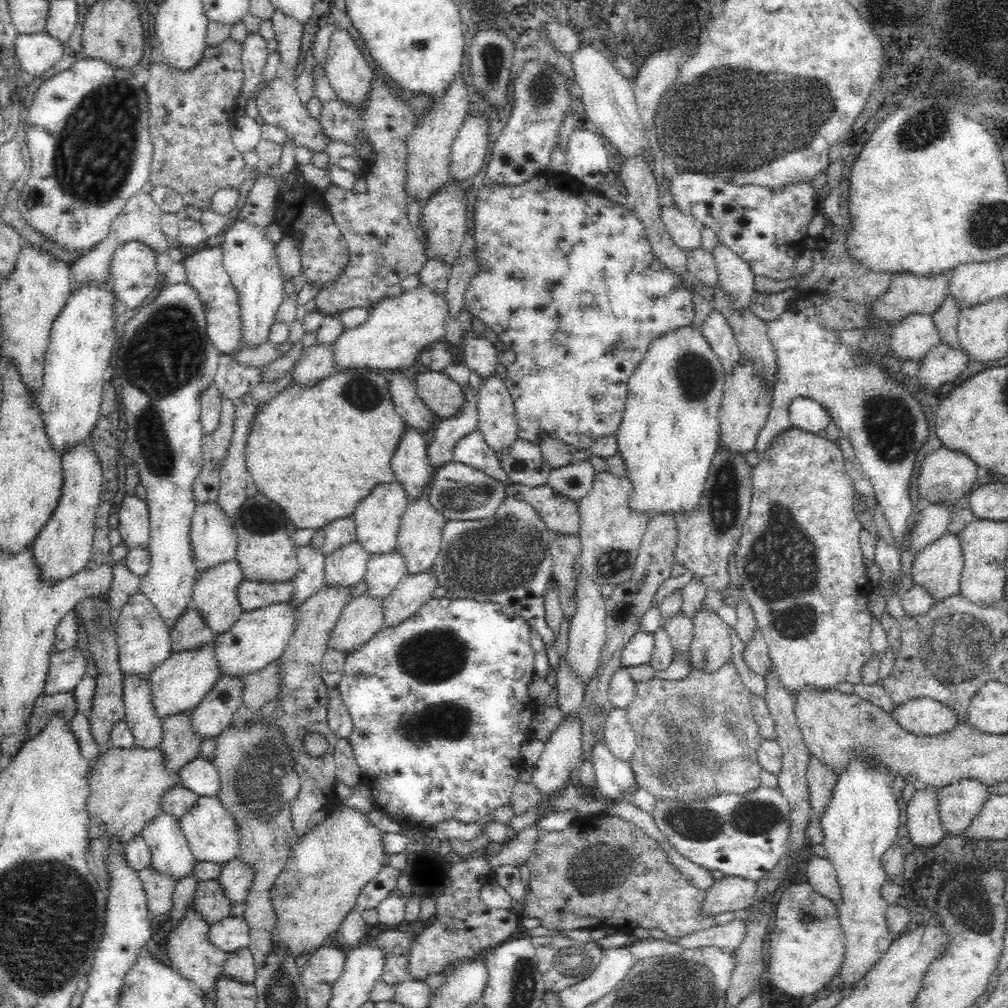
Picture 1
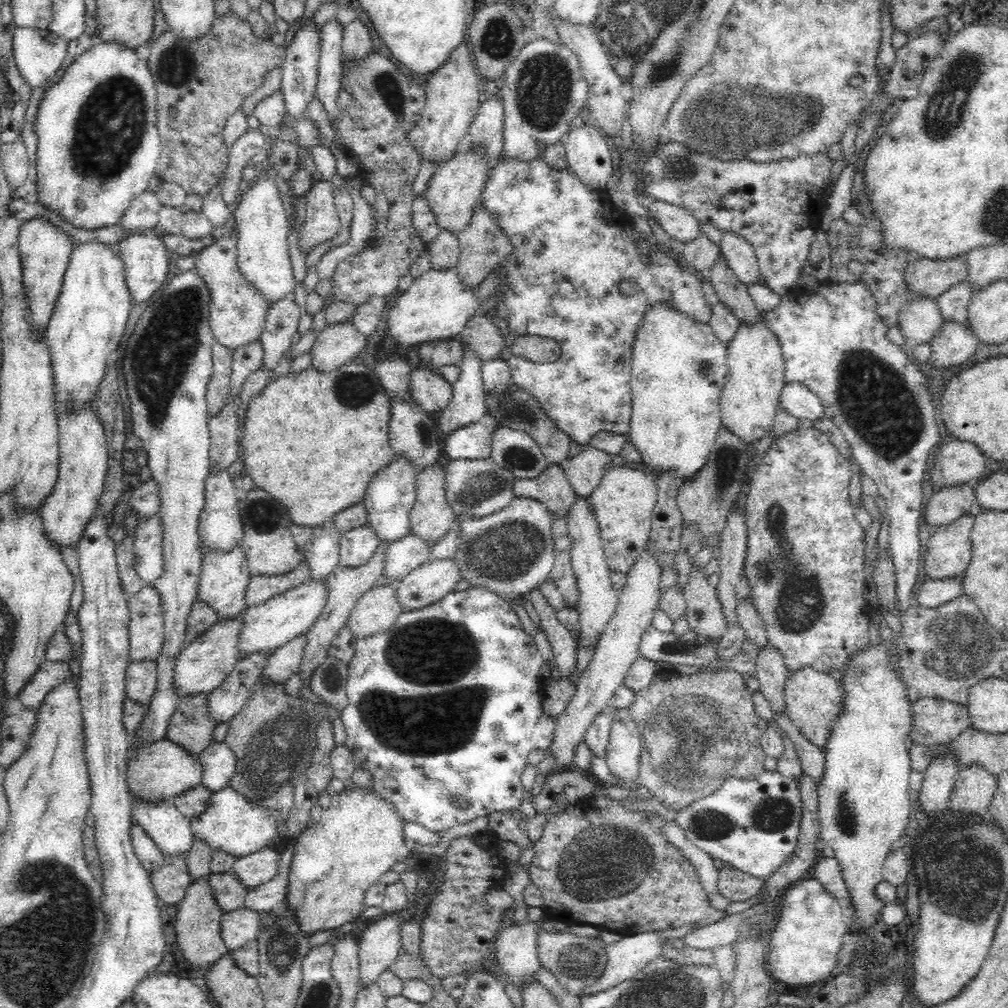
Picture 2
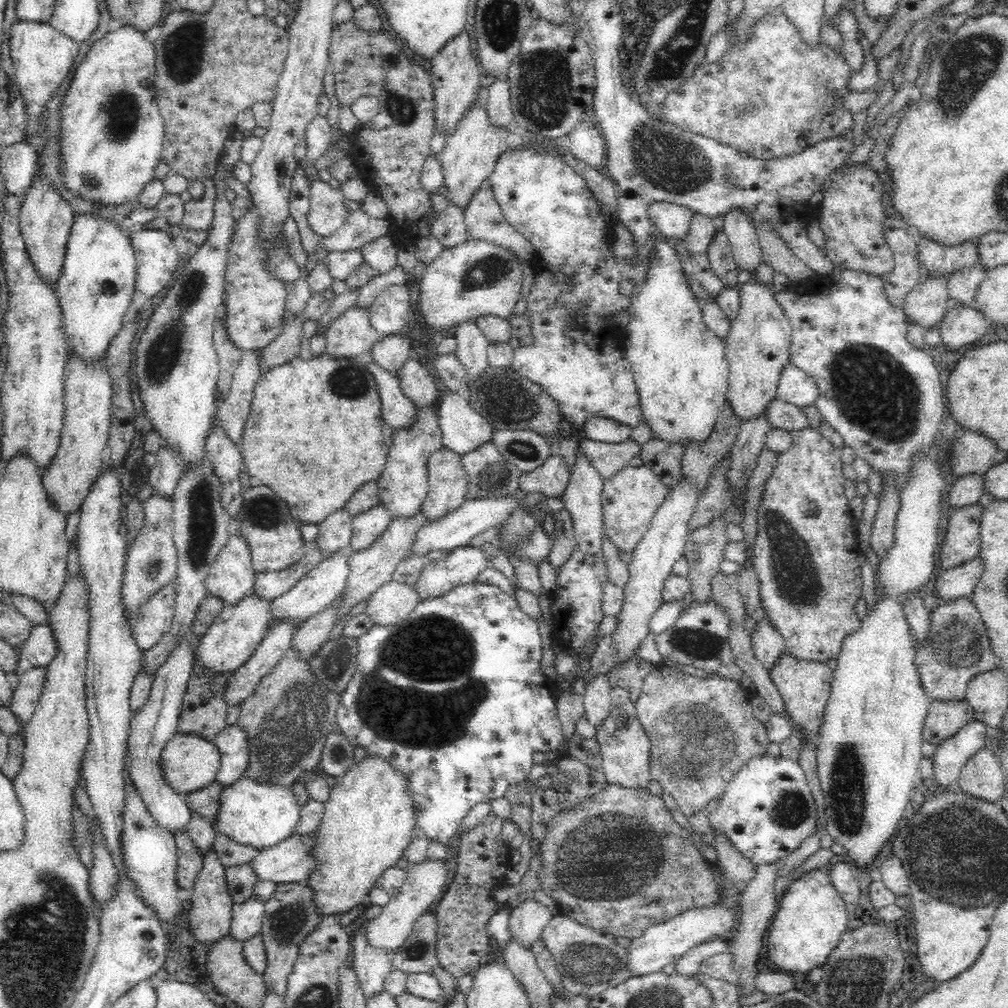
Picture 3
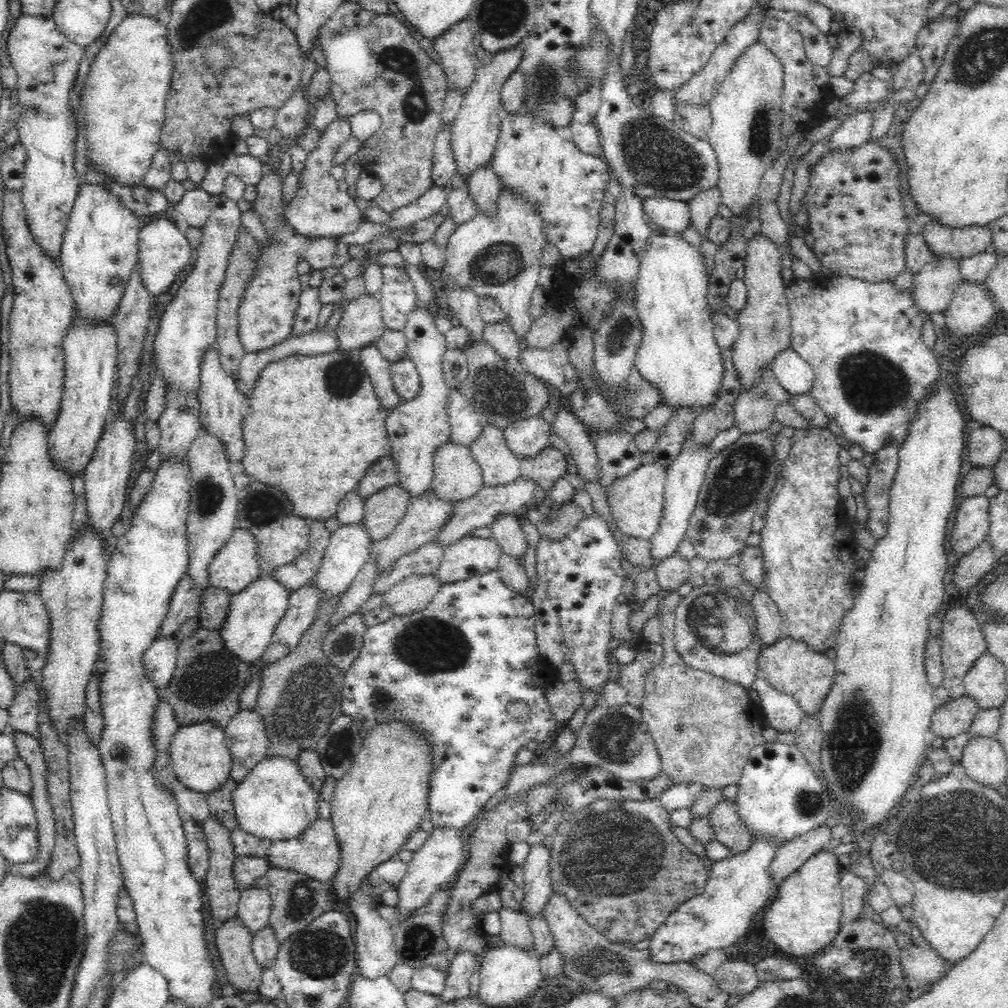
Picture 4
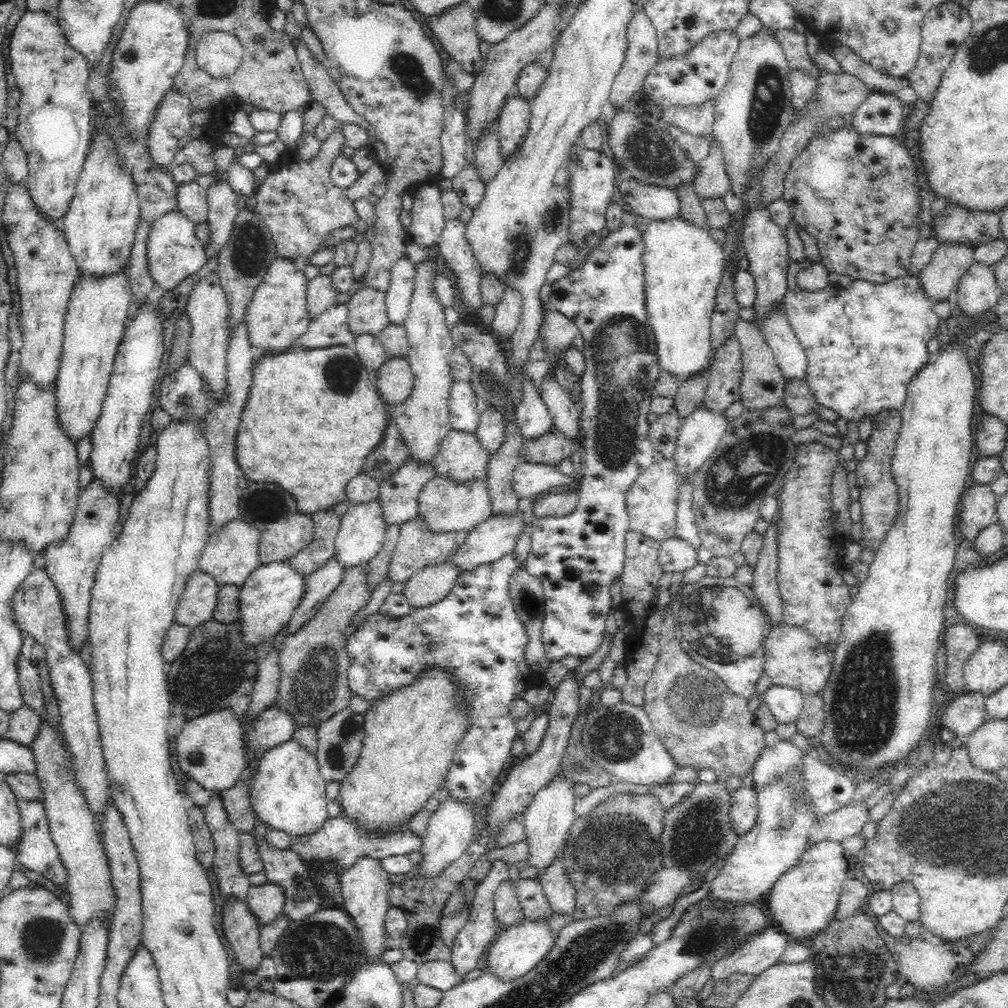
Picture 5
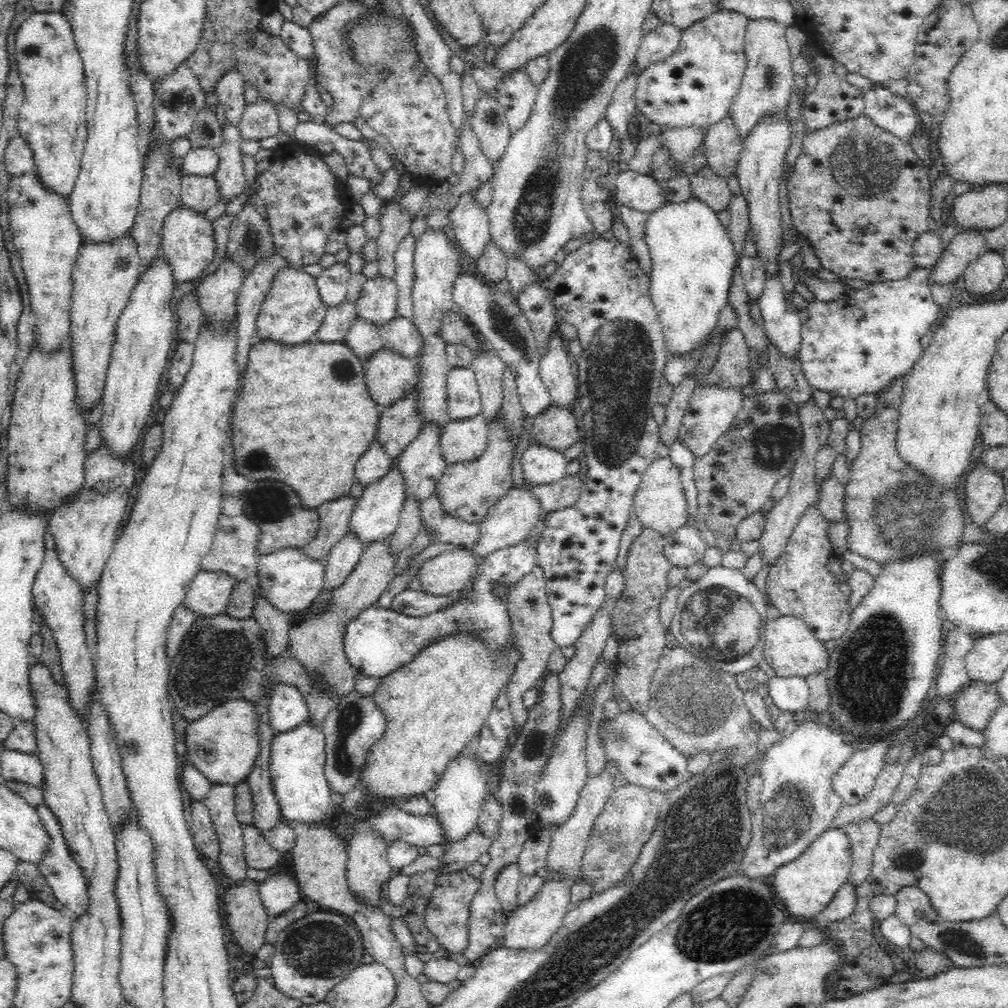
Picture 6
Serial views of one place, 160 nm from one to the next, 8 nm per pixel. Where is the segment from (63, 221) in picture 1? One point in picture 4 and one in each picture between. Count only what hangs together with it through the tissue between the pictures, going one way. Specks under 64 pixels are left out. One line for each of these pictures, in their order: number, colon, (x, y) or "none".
2: (98, 146)
3: (112, 132)
4: (124, 97)

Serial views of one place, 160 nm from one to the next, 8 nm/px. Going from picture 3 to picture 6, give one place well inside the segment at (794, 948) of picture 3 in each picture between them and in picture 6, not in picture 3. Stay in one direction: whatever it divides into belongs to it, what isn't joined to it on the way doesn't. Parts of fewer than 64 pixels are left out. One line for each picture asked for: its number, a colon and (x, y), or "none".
4: (805, 915)
5: (803, 901)
6: (806, 885)

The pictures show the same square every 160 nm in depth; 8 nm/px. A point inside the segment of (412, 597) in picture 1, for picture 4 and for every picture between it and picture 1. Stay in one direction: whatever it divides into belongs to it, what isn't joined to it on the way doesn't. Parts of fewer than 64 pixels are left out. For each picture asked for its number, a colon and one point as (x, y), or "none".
2: (428, 583)
3: (462, 565)
4: (472, 555)

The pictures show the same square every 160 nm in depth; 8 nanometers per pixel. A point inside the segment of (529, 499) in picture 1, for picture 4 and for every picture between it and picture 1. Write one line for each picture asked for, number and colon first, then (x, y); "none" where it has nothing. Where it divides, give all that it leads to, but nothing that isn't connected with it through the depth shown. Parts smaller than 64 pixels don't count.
2: (551, 487)
3: (551, 478)
4: (549, 464)

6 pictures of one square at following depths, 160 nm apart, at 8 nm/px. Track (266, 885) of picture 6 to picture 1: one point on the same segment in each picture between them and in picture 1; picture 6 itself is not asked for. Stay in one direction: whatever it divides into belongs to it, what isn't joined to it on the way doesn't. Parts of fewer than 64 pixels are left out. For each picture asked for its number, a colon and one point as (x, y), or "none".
1: (231, 933)
2: (239, 926)
3: (247, 918)
4: (255, 904)
5: (267, 901)

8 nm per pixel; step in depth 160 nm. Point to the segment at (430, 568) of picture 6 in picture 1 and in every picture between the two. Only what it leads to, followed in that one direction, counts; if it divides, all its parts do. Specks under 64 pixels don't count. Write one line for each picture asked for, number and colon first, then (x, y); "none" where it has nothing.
1: (363, 617)
2: (377, 610)
3: (393, 602)
4: (413, 593)
5: (432, 583)

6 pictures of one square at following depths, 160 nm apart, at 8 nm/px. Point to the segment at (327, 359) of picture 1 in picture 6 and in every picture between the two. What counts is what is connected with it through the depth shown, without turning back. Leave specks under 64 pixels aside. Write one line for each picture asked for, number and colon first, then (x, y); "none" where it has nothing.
2: (337, 344)
3: (351, 333)
4: (361, 324)
5: (367, 313)
6: (378, 303)

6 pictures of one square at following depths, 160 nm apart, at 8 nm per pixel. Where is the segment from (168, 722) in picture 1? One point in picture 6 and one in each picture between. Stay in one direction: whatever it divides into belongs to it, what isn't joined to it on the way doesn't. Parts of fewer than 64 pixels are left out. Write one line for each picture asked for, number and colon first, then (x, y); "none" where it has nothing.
2: (191, 726)
3: (203, 712)
4: (206, 683)
5: (217, 669)
6: (222, 658)

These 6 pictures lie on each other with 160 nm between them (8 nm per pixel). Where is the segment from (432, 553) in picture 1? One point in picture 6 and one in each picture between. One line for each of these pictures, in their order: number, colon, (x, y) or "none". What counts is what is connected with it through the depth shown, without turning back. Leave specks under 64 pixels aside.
2: (431, 517)
3: (448, 485)
4: (457, 476)
5: (460, 456)
6: (463, 440)

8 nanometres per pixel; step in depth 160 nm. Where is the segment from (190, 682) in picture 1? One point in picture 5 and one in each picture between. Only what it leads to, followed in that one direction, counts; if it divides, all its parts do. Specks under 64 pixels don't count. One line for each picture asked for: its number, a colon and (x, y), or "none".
2: (203, 665)
3: (235, 633)
4: (253, 614)
5: (268, 598)

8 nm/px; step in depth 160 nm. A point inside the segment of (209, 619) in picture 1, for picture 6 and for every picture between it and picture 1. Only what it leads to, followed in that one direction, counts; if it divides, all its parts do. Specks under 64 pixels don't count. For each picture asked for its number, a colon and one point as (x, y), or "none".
2: (224, 577)
3: (232, 576)
4: (234, 566)
5: (232, 552)
6: (234, 550)

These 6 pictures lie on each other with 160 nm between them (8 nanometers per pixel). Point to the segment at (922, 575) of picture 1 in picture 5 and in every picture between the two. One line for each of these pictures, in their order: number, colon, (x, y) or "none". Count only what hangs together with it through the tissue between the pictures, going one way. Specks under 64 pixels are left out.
2: (949, 553)
3: (962, 543)
4: (972, 523)
5: (979, 504)

